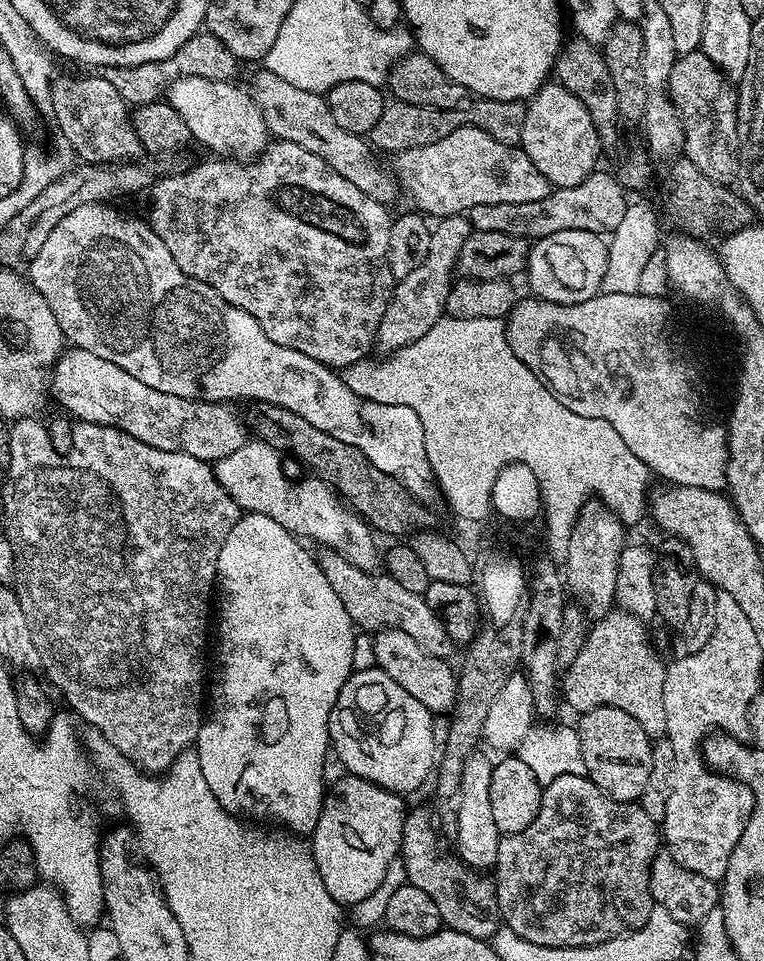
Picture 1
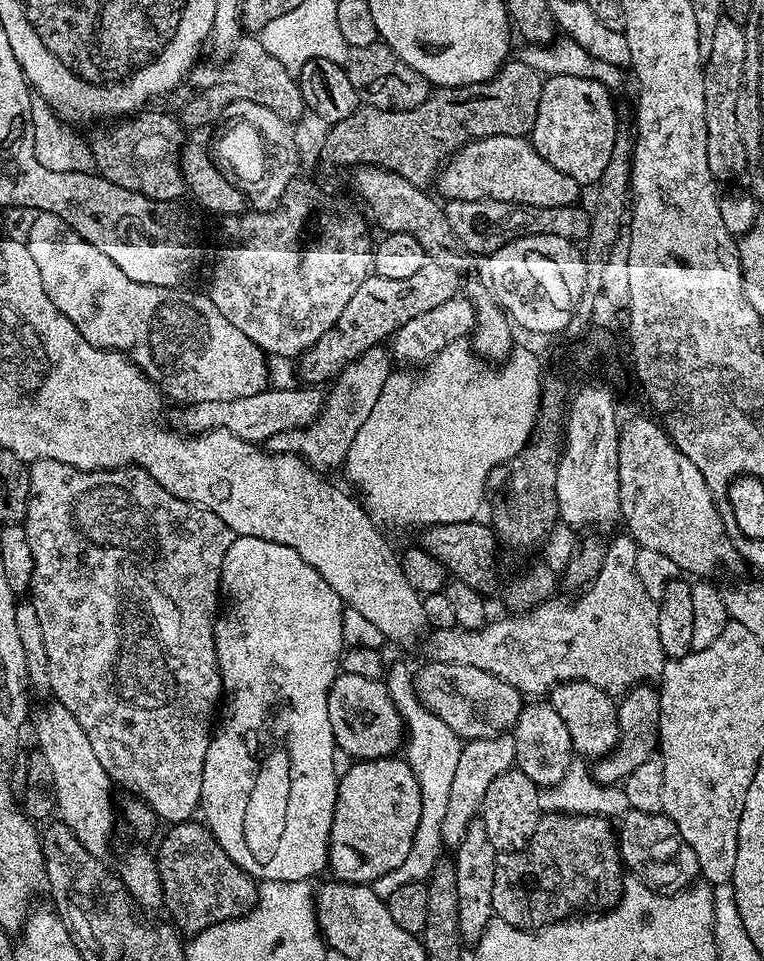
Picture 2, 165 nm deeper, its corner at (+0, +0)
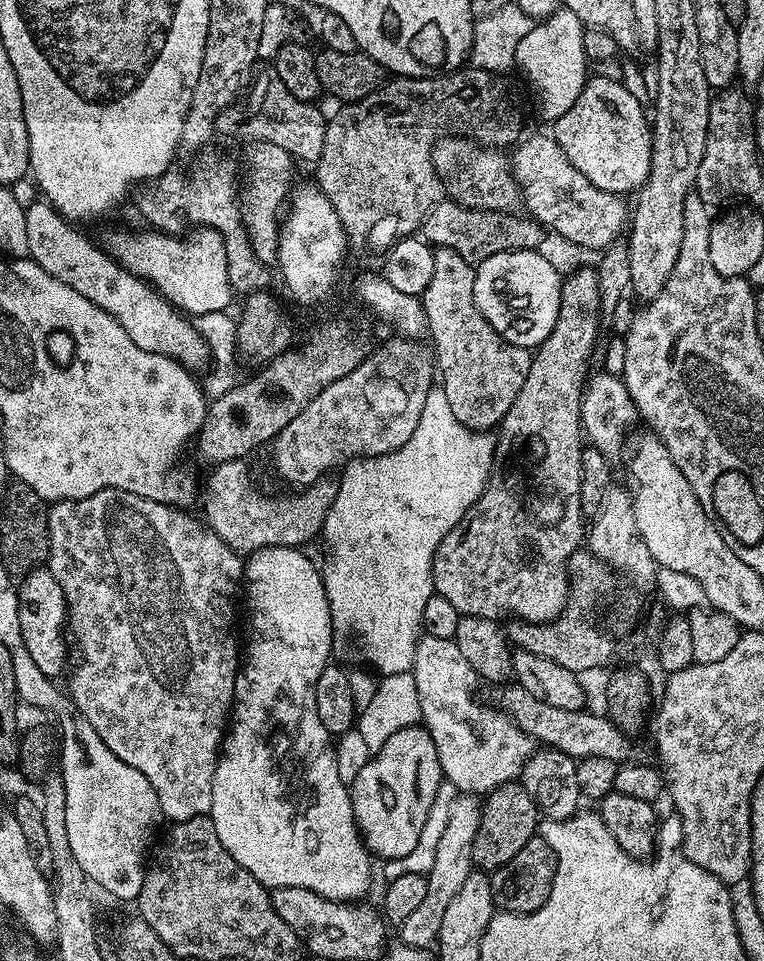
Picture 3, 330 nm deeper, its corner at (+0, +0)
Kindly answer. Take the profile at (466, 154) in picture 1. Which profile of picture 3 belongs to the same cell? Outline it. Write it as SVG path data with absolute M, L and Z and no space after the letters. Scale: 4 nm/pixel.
M552 135L521 139L511 149L510 167L520 188L523 207L528 207L526 210L531 219L543 224L549 233L557 232L562 239L580 248L597 250L609 248L621 239L630 220L629 205L624 205L625 197L598 190L586 174L570 166L570 158L562 154L562 148Z

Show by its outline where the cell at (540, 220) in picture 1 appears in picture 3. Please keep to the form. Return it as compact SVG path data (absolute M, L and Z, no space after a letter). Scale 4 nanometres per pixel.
M446 198L440 204L435 204L424 217L422 236L436 248L449 248L473 262L485 260L499 252L539 249L546 237L544 225L527 215L516 214L512 210L495 212L485 208L464 208L455 200Z

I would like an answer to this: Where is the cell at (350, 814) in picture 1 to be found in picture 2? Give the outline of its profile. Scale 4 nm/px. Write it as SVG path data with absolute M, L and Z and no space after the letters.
M395 755L383 756L377 760L356 760L348 769L343 769L342 775L336 782L336 801L334 802L334 822L330 826L330 842L328 843L328 868L337 880L344 880L347 884L366 884L371 886L375 880L382 878L382 874L390 874L390 870L402 866L406 854L410 854L410 846L414 846L414 830L418 830L418 818L422 818L422 794L418 790L418 778L407 759L397 758Z

